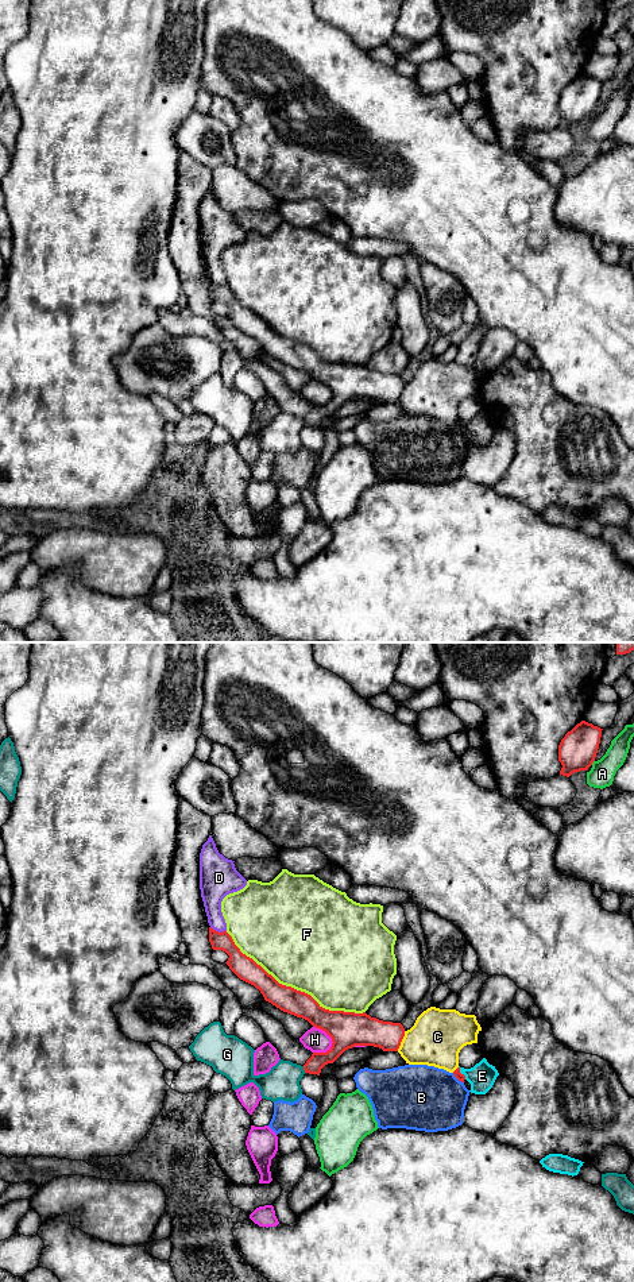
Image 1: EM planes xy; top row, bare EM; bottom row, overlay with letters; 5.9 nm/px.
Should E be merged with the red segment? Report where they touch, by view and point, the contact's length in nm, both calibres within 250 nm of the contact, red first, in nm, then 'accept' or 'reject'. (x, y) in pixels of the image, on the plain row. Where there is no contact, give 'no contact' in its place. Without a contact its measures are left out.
contact xy (460, 425); length 90 nm; calibres 50 and 160 nm; reject

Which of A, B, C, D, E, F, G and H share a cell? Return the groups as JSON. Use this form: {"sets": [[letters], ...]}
{"sets": [["A"], ["B"], ["C"], ["D"], ["E"], ["F"], ["G"], ["H"]]}

